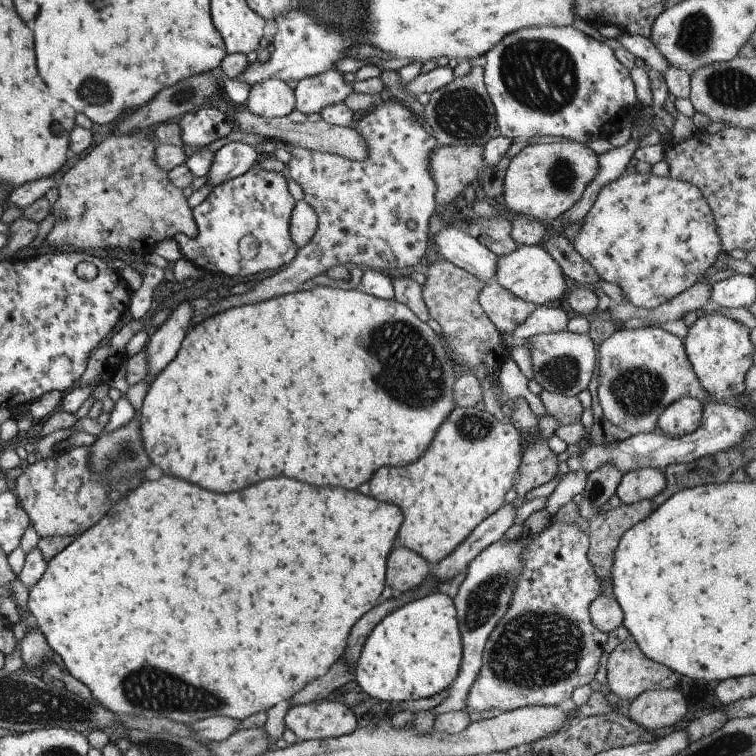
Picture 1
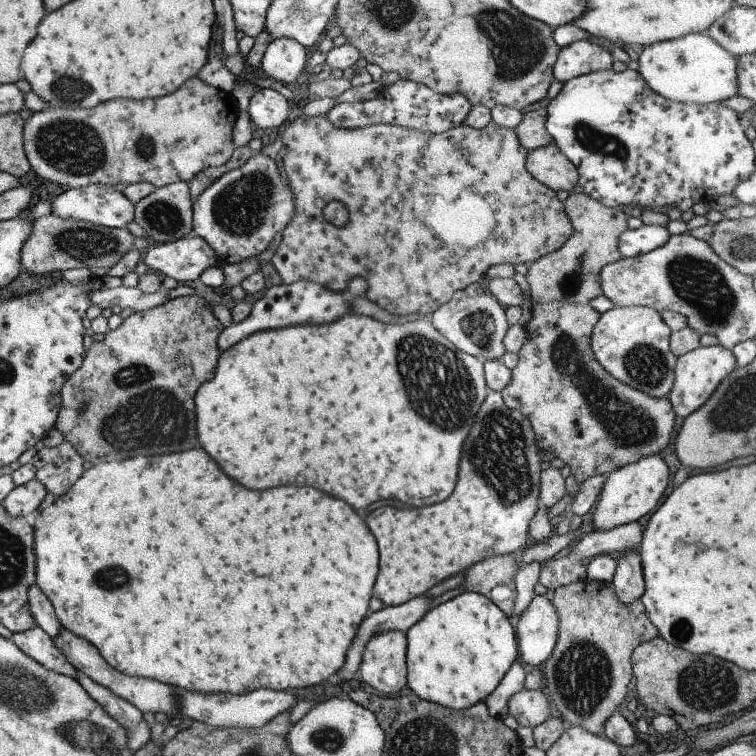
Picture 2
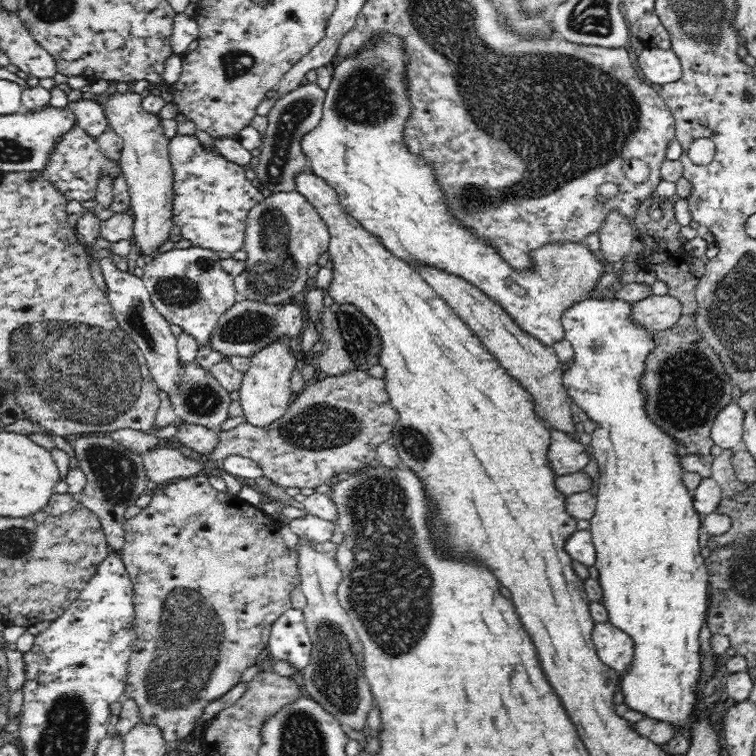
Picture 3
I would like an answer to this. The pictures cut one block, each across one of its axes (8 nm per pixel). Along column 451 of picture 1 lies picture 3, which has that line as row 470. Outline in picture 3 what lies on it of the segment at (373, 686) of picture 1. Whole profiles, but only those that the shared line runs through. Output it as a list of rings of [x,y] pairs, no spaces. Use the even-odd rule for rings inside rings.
[[[584,299],[568,308],[561,314],[561,323],[566,340],[571,343],[574,349],[574,357],[569,368],[563,375],[562,385],[567,391],[568,397],[572,398],[573,403],[578,405],[594,422],[594,432],[591,434],[592,449],[594,457],[598,461],[598,473],[600,474],[599,489],[597,496],[597,506],[595,513],[590,518],[589,531],[592,535],[593,545],[595,546],[595,563],[598,570],[597,580],[602,589],[601,603],[606,607],[610,624],[618,627],[626,635],[630,636],[634,643],[632,660],[630,666],[621,673],[619,691],[623,696],[623,703],[629,706],[630,710],[641,714],[645,718],[651,718],[658,722],[665,722],[678,732],[686,730],[692,723],[694,713],[697,710],[698,702],[698,682],[702,677],[702,655],[700,655],[700,630],[708,624],[709,606],[709,569],[705,565],[705,558],[702,558],[701,549],[698,545],[698,531],[700,529],[700,516],[692,505],[692,496],[687,488],[682,484],[680,475],[683,473],[679,465],[680,452],[683,452],[679,444],[674,439],[668,437],[658,426],[654,425],[645,411],[646,399],[640,391],[640,376],[644,370],[644,363],[648,358],[650,350],[654,348],[651,341],[652,334],[648,334],[641,326],[636,326],[629,320],[629,302],[621,300],[605,299]]]

